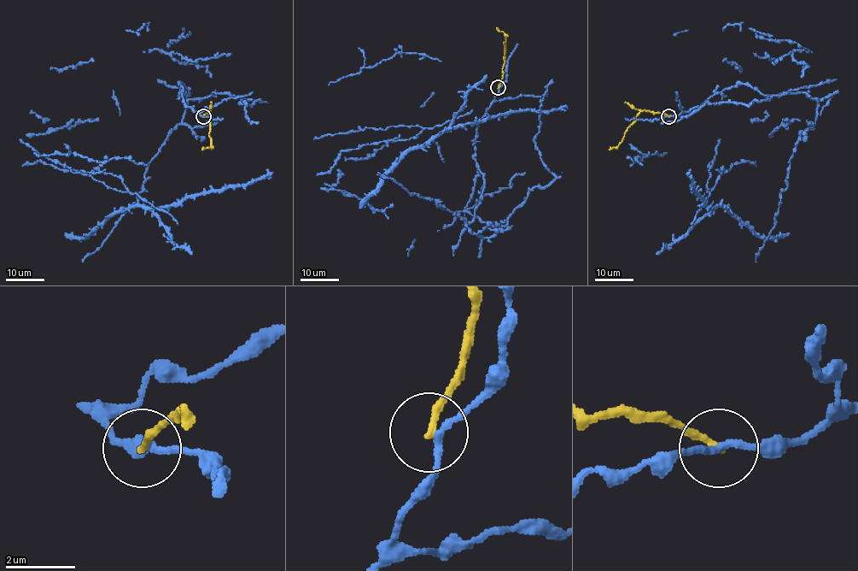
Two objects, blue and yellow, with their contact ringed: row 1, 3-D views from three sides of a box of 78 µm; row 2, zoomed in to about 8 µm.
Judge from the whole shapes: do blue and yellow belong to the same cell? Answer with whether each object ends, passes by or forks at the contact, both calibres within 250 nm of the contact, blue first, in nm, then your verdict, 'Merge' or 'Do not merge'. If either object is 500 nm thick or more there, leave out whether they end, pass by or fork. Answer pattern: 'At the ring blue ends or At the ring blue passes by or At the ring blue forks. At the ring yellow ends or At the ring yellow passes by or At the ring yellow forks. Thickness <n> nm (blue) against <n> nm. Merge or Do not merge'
At the ring blue passes by. At the ring yellow ends. Thickness 190 nm (blue) against 200 nm. Do not merge

